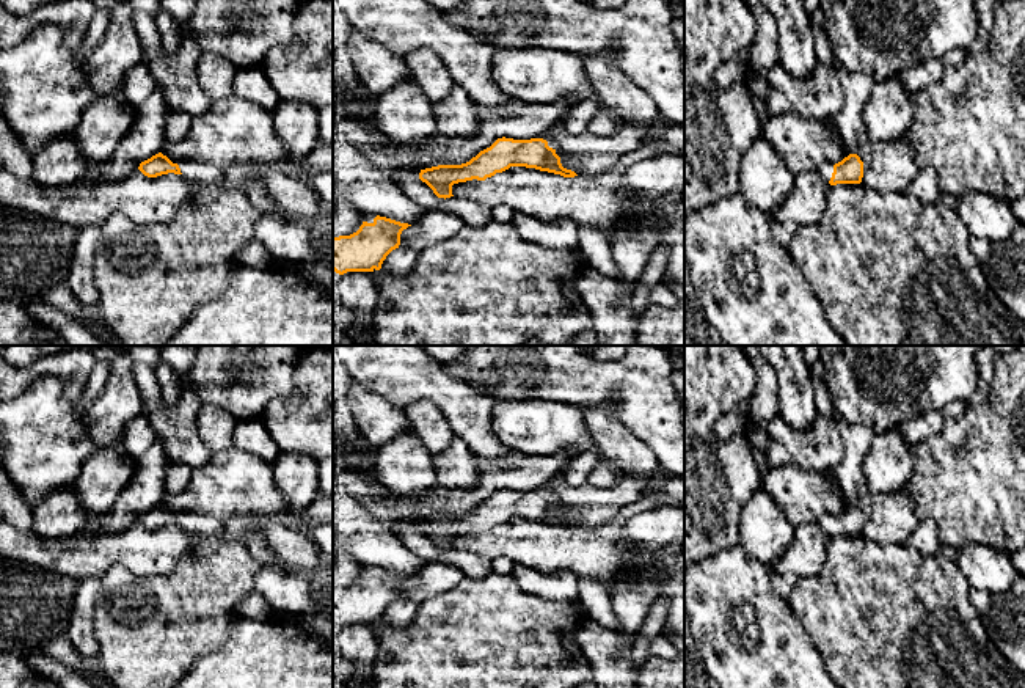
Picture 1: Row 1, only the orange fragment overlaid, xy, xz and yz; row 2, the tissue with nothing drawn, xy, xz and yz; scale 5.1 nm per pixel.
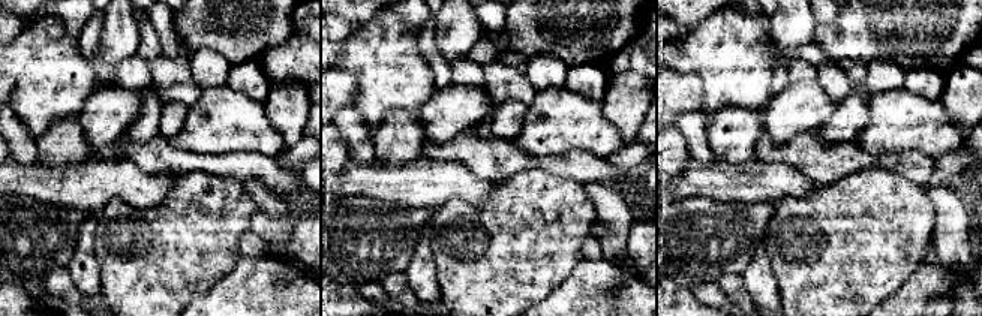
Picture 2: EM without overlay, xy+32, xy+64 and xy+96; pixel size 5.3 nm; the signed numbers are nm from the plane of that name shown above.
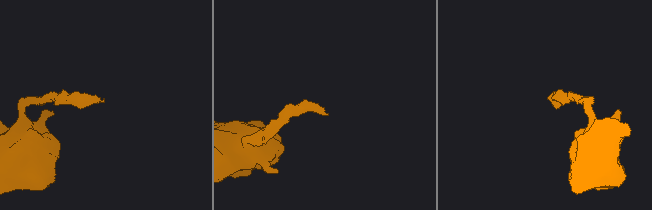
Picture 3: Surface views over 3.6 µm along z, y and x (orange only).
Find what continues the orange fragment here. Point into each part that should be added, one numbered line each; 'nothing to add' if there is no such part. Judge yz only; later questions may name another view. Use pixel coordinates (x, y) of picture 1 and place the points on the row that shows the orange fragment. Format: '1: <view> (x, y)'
1: yz (826, 170)

